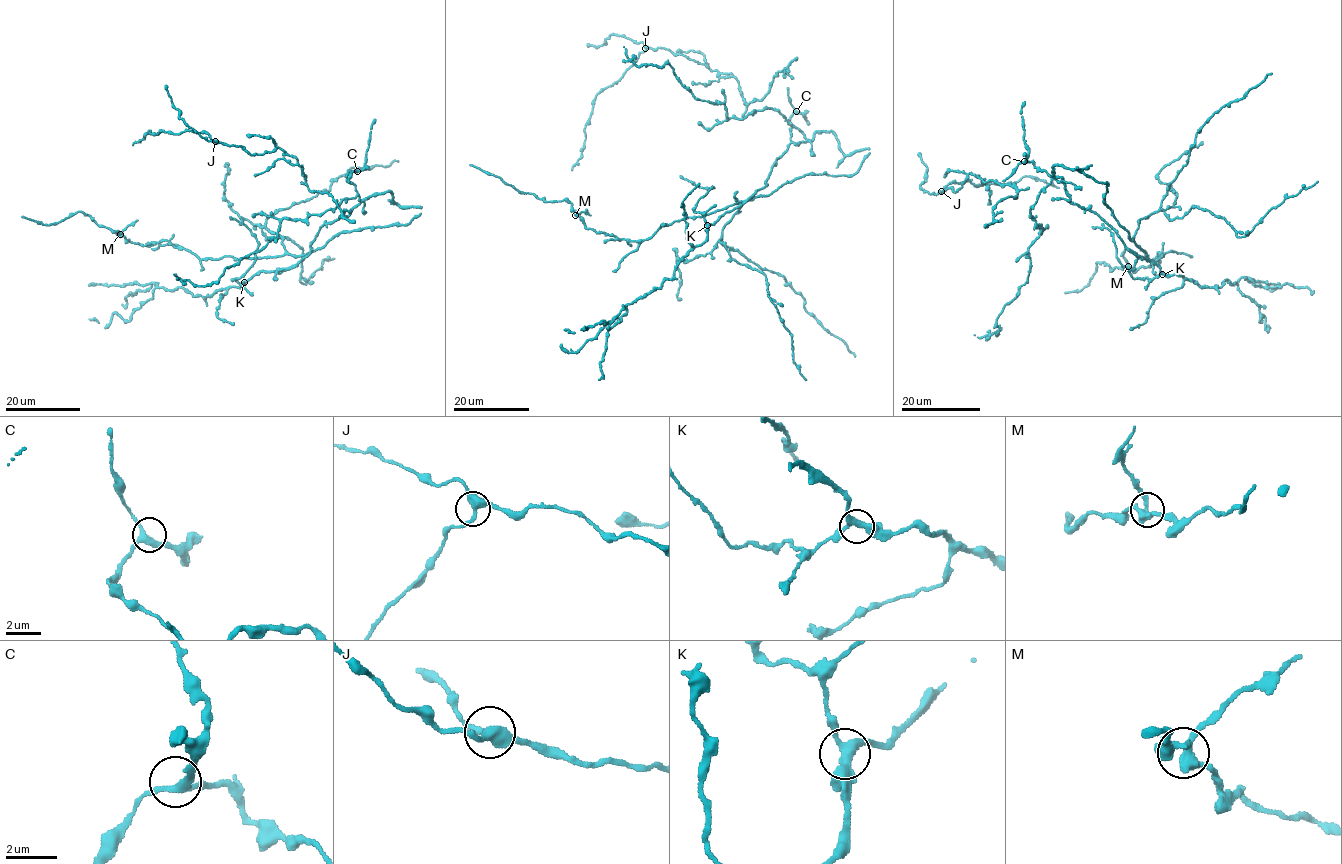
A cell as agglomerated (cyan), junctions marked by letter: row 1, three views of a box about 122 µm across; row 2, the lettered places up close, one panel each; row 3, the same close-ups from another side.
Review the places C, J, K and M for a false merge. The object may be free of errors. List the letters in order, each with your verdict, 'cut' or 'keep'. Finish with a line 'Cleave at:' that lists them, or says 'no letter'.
C: keep
J: keep
K: keep
M: cut
Cleave at: M

